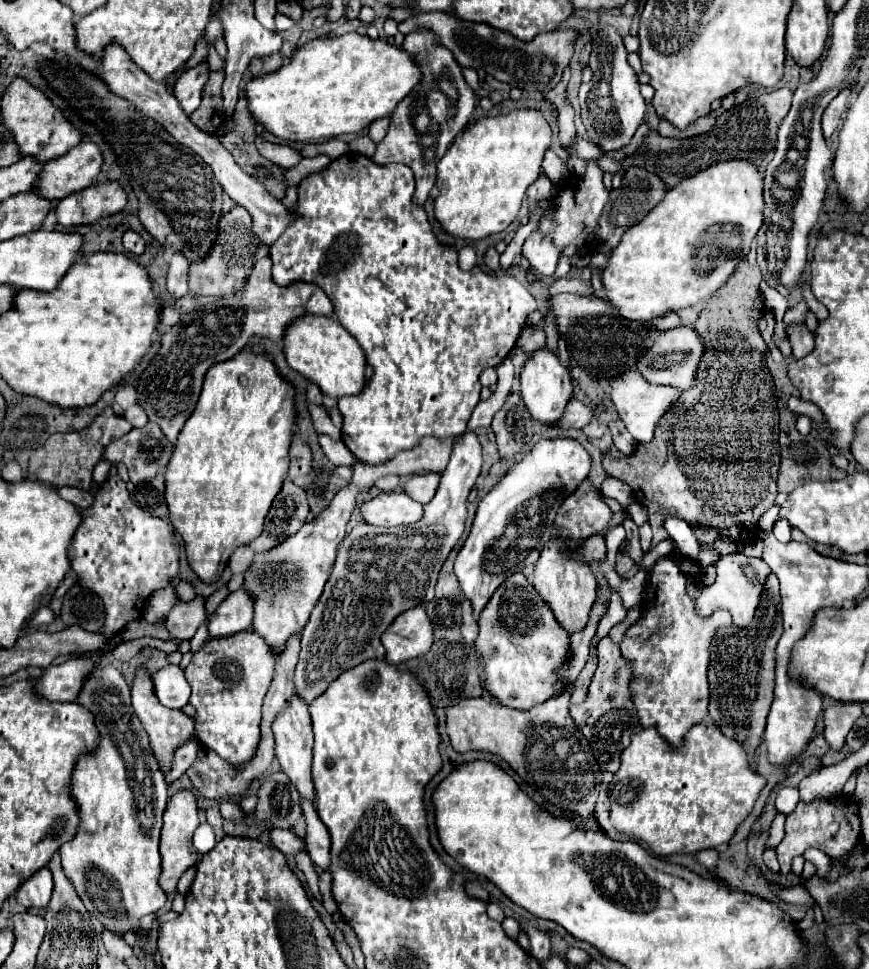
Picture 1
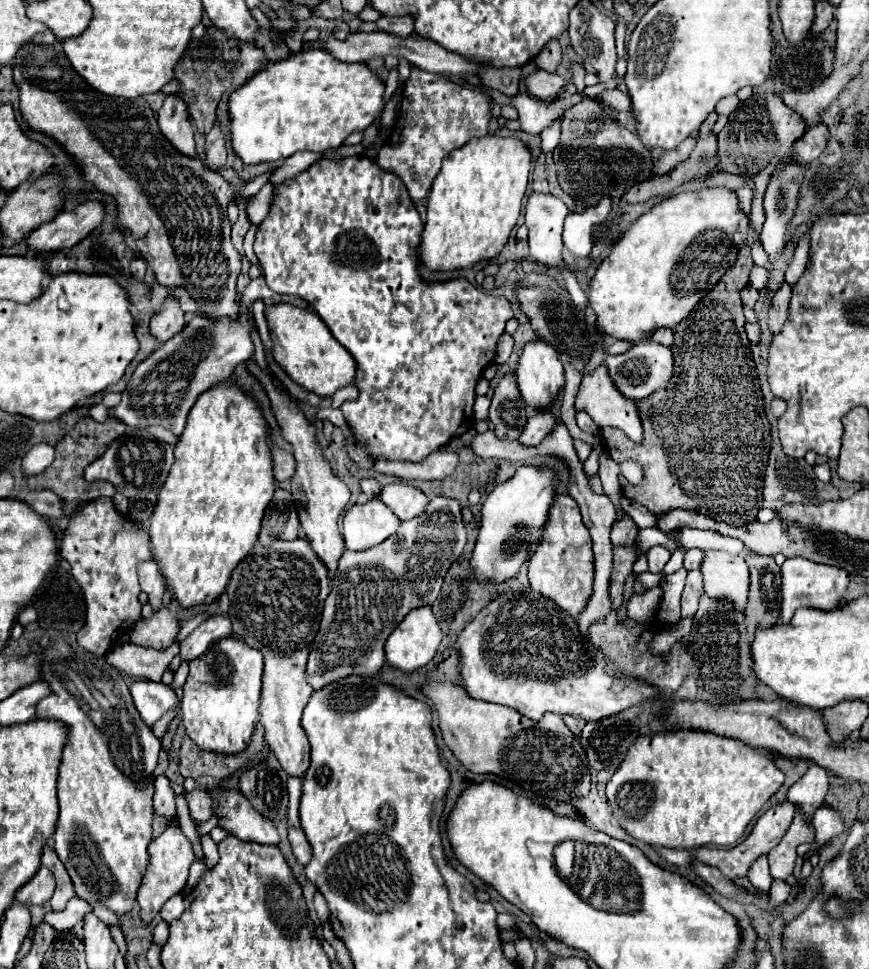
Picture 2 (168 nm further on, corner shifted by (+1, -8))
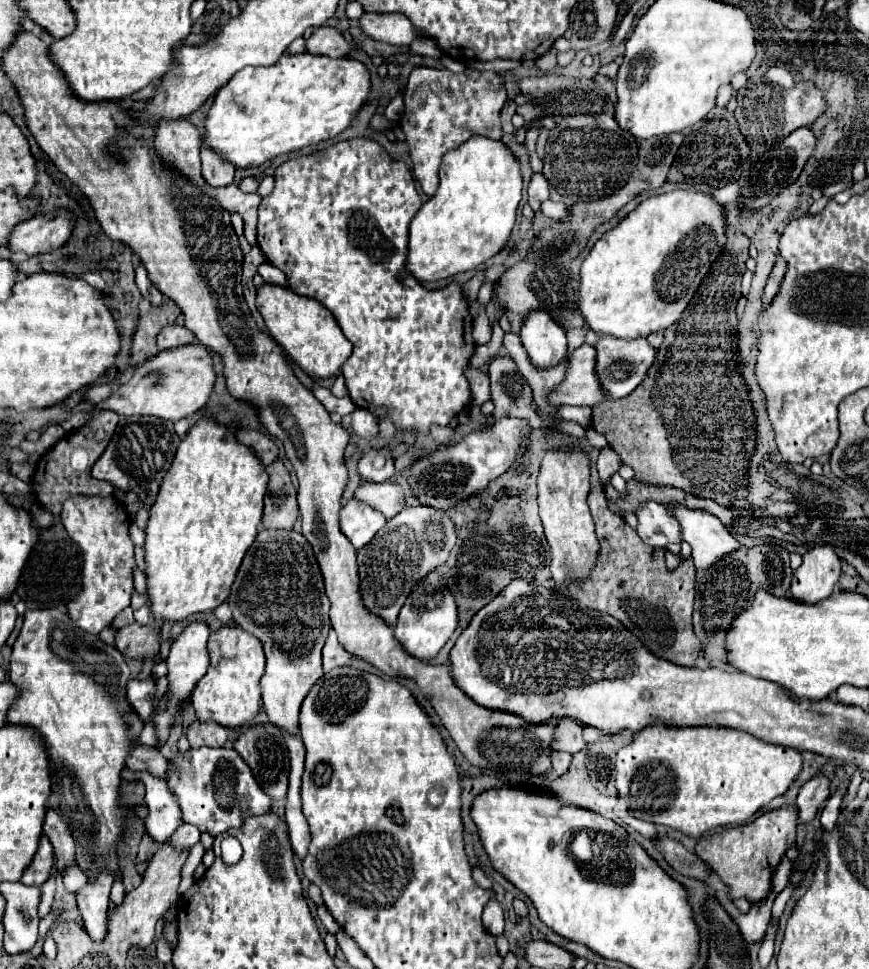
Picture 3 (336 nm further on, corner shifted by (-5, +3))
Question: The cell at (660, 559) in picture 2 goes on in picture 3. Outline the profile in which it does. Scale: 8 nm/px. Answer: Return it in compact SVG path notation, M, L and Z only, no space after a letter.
M648 500L638 506L636 510L638 518L638 536L646 540L648 546L668 546L670 542L682 542L680 540L680 526L674 516L666 512L664 504L658 504L654 500Z

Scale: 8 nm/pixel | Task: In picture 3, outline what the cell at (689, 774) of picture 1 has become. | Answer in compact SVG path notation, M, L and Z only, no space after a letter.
M650 724L616 756L618 796L630 804L630 814L652 824L670 826L686 836L702 836L718 826L740 826L754 818L772 798L782 796L802 770L802 754L796 748L762 742L742 730L726 726L666 726Z

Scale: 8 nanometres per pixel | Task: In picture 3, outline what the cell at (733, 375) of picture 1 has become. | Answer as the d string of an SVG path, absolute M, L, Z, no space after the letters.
M726 228L724 250L704 276L682 318L664 330L664 342L658 348L658 356L646 380L626 398L604 400L592 406L592 428L606 436L610 448L620 454L624 464L634 468L636 480L656 486L676 486L722 506L730 506L734 498L746 496L744 488L748 484L744 484L742 476L746 472L744 466L748 466L754 456L754 442L762 440L762 436L774 436L756 374L736 370L736 302L740 298L740 280L748 258L748 246L750 240L742 232Z

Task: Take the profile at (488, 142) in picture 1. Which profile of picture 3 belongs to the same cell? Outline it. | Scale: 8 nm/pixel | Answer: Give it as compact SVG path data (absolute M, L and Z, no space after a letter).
M472 136L460 148L450 150L442 158L436 194L410 222L408 256L402 276L434 282L478 268L506 246L520 198L522 176L518 160L500 140Z

